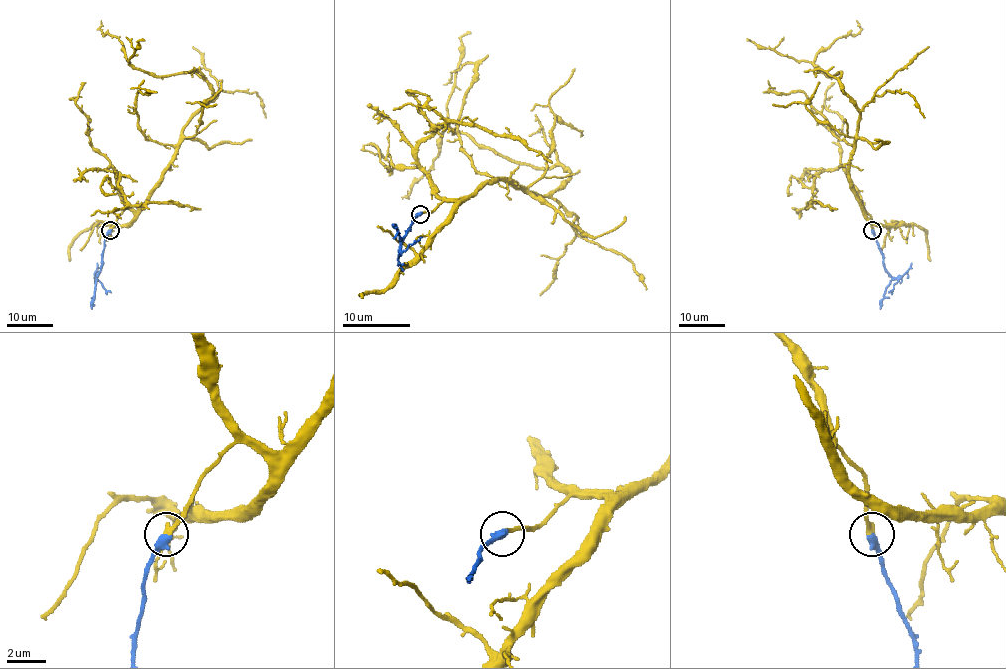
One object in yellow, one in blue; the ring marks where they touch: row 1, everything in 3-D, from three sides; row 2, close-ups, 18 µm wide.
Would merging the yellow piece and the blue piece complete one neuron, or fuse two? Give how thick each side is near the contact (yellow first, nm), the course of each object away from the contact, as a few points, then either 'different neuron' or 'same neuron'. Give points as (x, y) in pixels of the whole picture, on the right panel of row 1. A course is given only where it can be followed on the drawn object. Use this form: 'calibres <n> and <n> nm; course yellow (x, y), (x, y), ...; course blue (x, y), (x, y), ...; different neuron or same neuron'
calibres 280 and 440 nm; course yellow (872, 230), (849, 179), (859, 109), (841, 73), (828, 76), (814, 64), (860, 30), (856, 21); course blue (872, 230), (885, 271), (892, 278), (880, 309); same neuron

